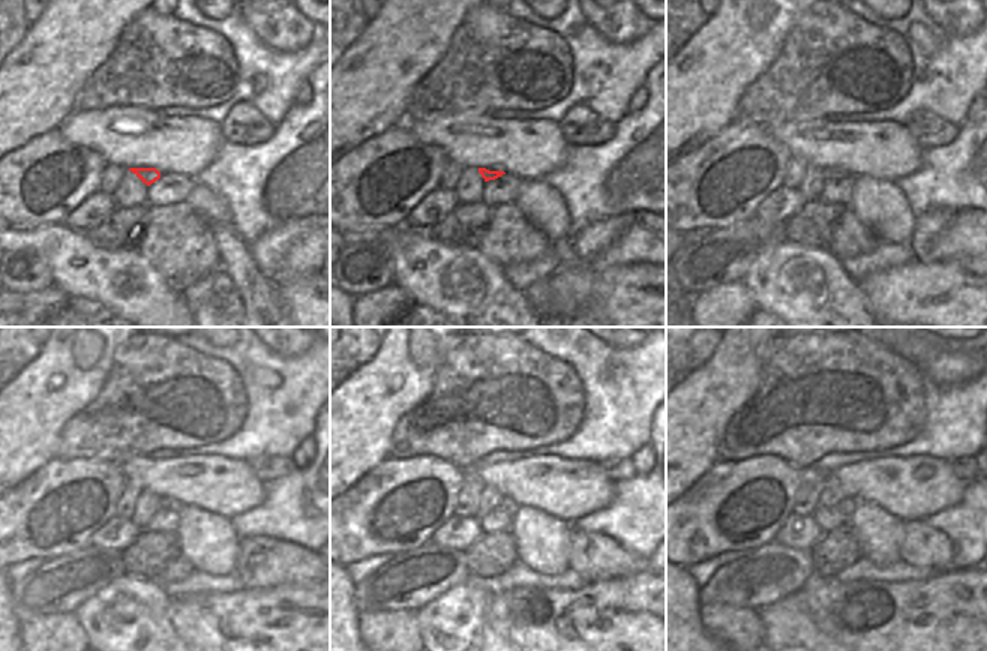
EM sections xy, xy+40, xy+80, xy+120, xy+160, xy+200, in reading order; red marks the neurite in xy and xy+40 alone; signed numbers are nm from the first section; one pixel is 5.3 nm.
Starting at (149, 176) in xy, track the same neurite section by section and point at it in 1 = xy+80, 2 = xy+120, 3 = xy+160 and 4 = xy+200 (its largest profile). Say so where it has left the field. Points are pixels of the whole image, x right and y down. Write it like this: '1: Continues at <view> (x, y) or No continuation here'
1: Continues at xy+80 (831, 174)
2: Continues at xy+120 (168, 504)
3: Continues at xy+160 (507, 506)
4: Continues at xy+200 (846, 506).

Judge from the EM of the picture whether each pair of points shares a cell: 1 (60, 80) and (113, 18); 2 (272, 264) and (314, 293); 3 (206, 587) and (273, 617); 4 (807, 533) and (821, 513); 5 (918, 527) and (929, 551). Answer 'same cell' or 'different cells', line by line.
1: same cell
2: different cells
3: different cells
4: different cells
5: same cell

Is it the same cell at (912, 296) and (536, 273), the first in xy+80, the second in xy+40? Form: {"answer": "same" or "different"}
{"answer": "different"}

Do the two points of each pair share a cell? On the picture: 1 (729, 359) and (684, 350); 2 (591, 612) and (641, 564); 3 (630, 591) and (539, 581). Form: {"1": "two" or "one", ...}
{"1": "two", "2": "two", "3": "two"}

